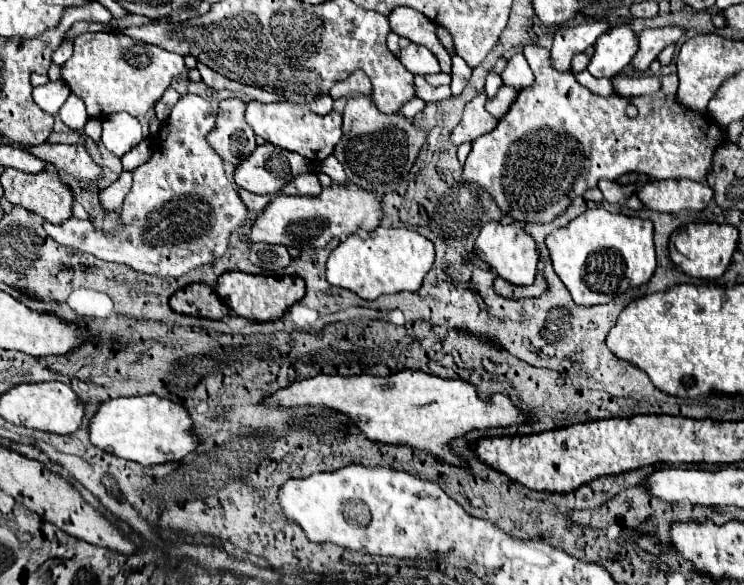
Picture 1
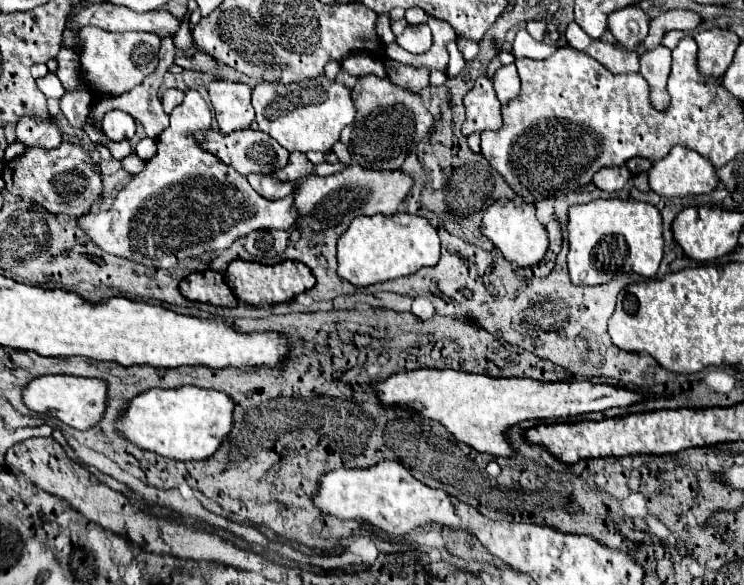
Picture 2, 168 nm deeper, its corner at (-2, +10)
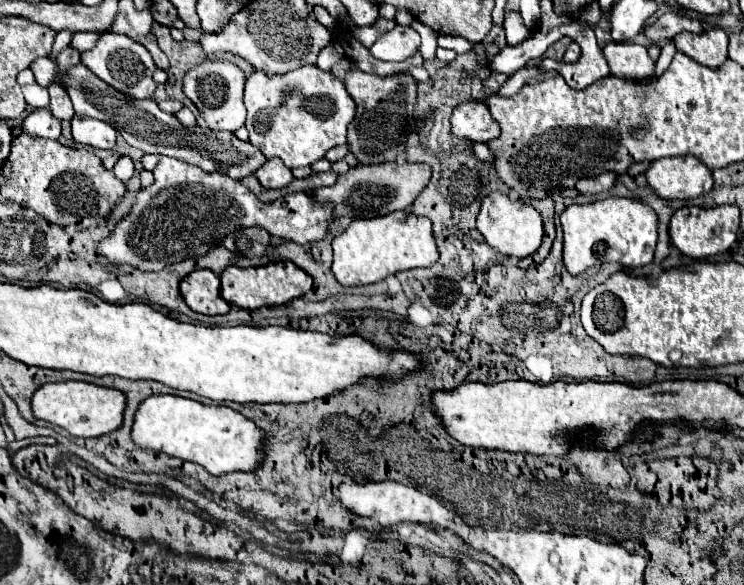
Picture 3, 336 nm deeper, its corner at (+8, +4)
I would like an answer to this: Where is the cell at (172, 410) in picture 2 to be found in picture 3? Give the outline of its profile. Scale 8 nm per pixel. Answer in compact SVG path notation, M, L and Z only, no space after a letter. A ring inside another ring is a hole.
M176 394L146 398L132 426L132 440L156 452L204 466L210 474L252 472L264 462L264 430L228 406L206 406Z

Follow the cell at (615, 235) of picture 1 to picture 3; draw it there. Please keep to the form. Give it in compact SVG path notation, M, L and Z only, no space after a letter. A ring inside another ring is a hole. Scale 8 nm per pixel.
M606 198L592 204L568 206L562 216L564 230L564 264L570 274L580 274L590 266L604 262L618 262L624 268L638 268L650 264L658 240L656 212L642 200Z

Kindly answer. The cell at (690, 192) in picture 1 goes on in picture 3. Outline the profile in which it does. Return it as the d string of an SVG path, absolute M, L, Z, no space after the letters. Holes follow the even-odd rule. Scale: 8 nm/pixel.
M670 156L650 164L646 178L660 198L688 200L712 190L712 170L696 156Z

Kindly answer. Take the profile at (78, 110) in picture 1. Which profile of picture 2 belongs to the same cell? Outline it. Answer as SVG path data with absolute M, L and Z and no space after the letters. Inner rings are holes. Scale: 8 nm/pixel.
M62 48L60 54L56 56L56 60L58 60L58 72L56 72L56 76L60 78L60 82L62 82L62 86L66 90L74 92L74 88L78 88L78 72L76 72L76 68L80 64L78 62L78 54L74 50Z

